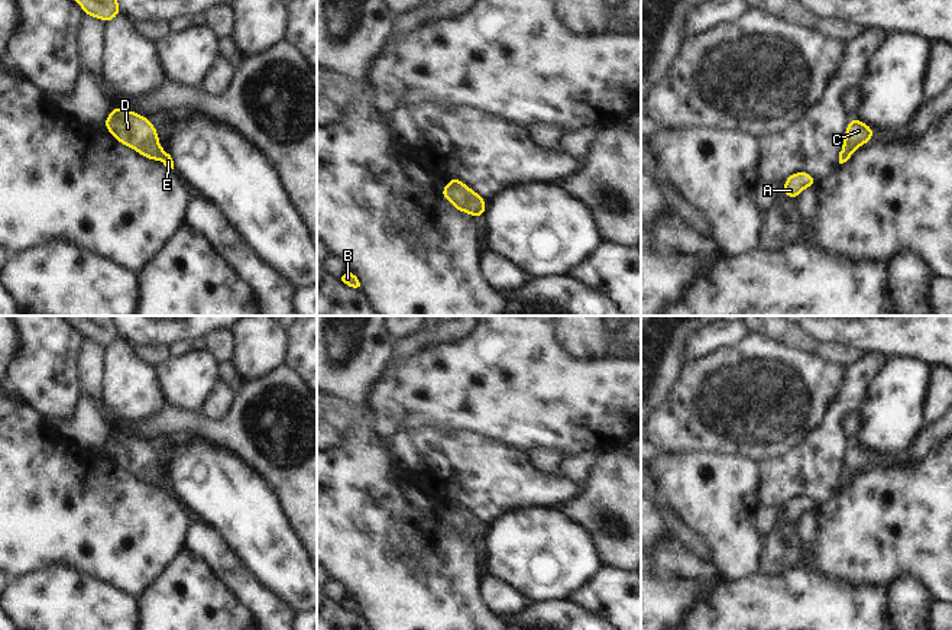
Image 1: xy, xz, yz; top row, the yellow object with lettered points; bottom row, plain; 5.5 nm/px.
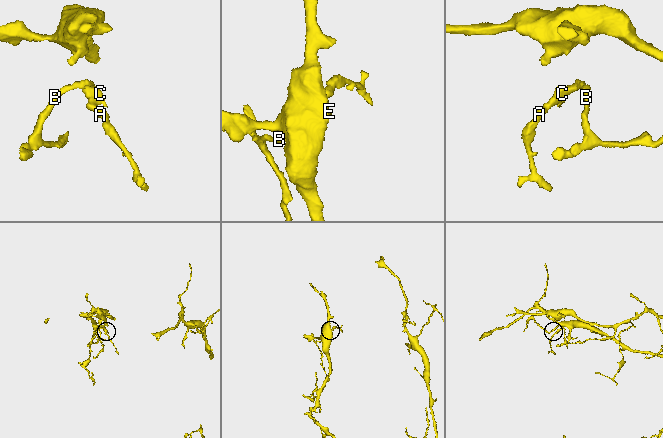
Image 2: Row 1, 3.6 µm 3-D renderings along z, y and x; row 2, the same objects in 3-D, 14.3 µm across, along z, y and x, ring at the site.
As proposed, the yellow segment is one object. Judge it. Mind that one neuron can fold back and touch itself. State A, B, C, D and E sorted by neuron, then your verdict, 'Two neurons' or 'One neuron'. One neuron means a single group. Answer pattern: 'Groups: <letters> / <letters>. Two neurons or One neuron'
Groups: A B C D E. One neuron.

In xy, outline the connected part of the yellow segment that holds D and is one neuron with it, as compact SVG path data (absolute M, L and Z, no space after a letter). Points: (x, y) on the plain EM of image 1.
M113 430L103 450L119 468L135 474L143 482L162 485L165 491L174 494L174 485L171 479L161 472L158 455L148 442L133 434Z

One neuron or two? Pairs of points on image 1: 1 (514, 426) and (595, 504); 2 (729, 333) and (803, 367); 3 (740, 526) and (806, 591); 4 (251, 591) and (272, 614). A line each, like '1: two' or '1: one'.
1: two
2: two
3: two
4: one

